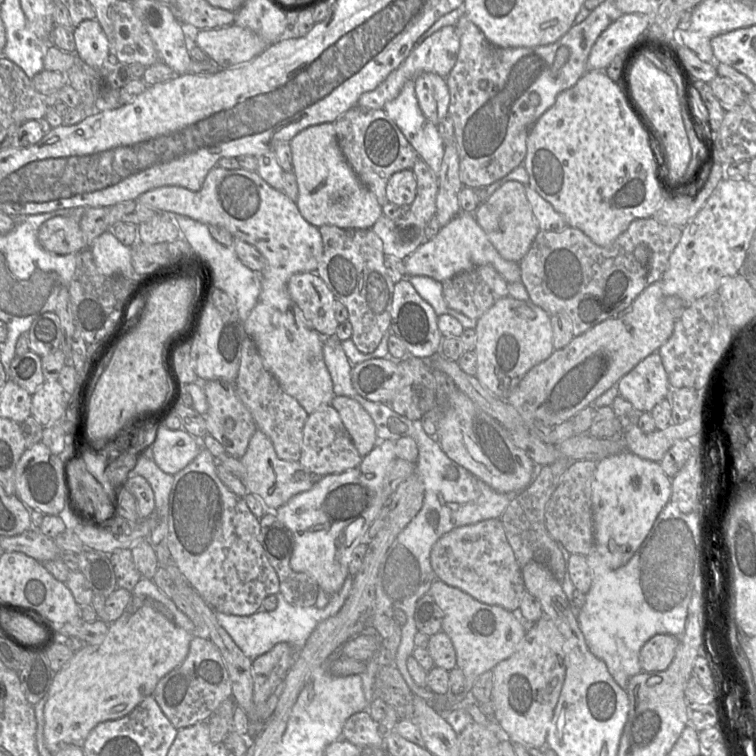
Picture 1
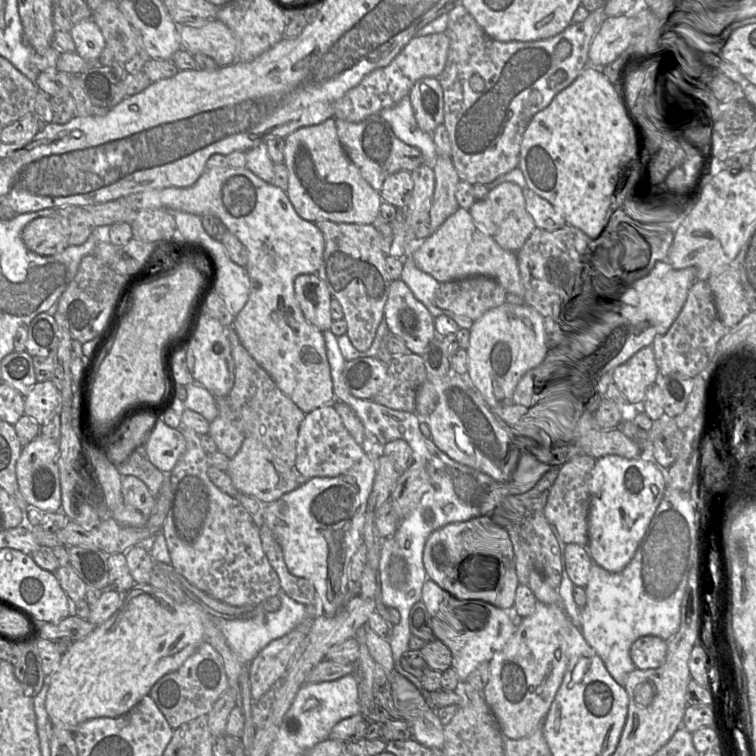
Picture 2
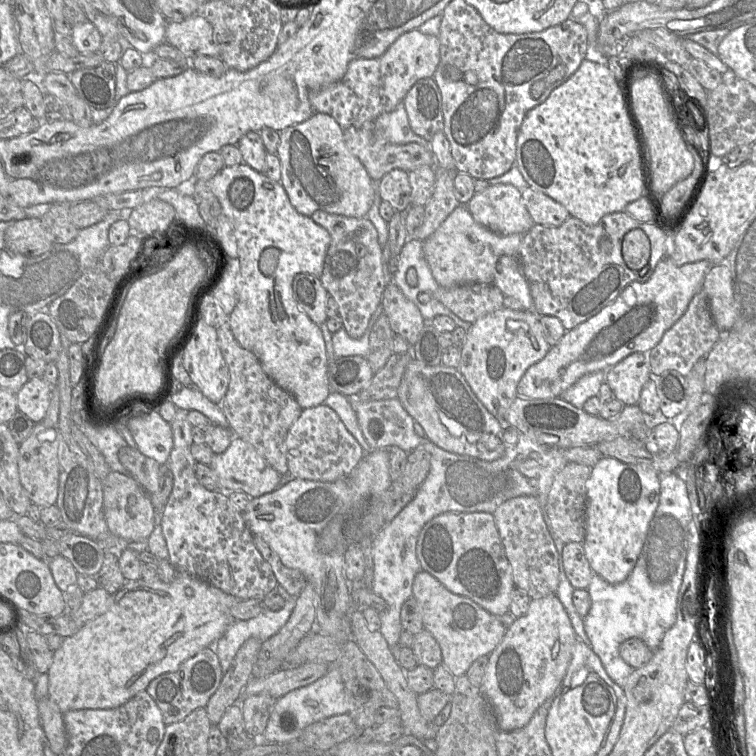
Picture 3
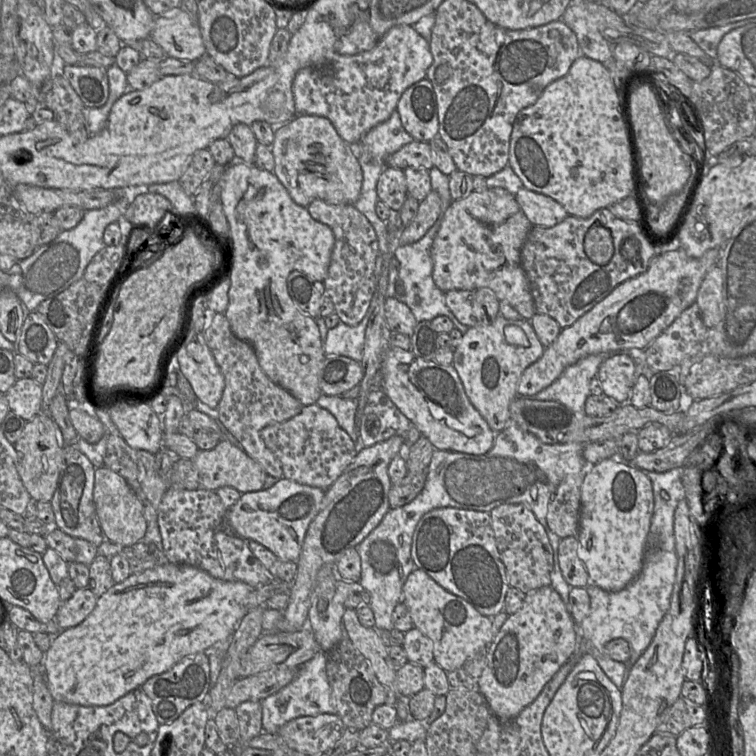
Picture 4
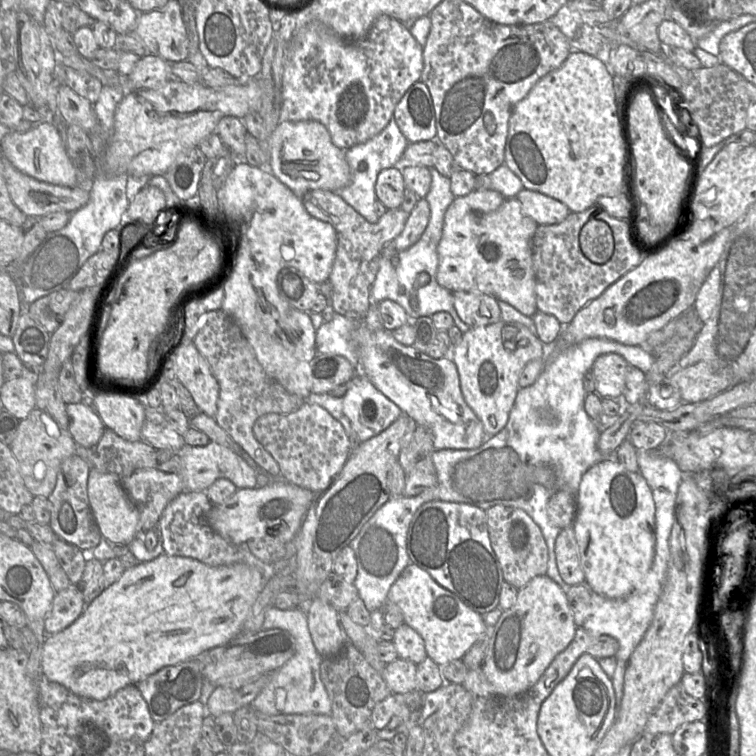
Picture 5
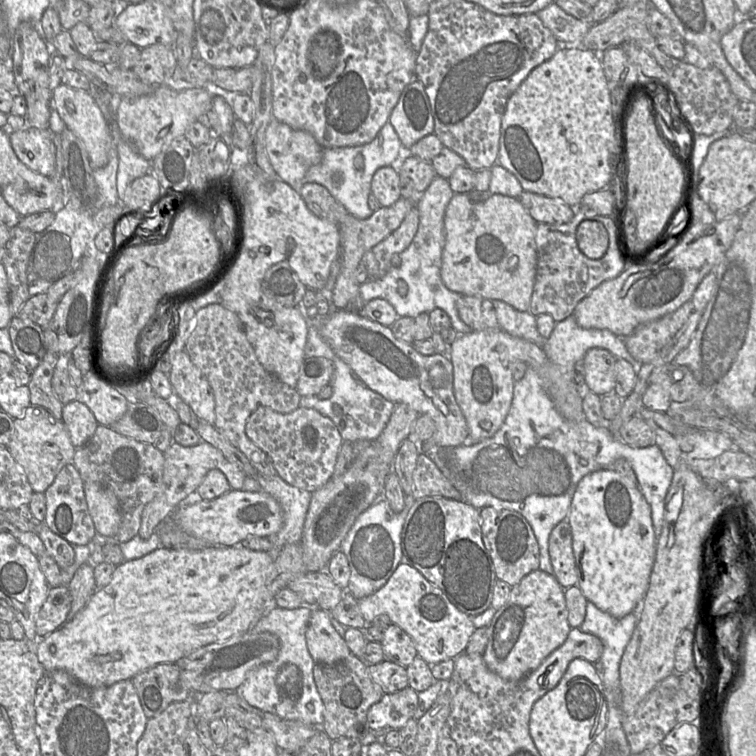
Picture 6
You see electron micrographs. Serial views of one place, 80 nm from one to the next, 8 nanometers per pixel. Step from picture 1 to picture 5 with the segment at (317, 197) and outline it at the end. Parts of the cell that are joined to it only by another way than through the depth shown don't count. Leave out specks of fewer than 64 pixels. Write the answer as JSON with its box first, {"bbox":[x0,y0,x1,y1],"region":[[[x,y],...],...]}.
{"bbox":[267,120,351,198],"region":[[[281,120],[267,139],[268,170],[302,198],[308,191],[339,191],[349,184],[351,169],[344,150],[335,146],[328,129],[315,120]]]}

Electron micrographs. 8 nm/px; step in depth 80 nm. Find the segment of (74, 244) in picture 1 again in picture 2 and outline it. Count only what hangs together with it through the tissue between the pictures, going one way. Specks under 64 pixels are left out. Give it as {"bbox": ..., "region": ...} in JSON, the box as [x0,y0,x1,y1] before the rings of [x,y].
{"bbox":[21,217,68,255],"region":[[[38,217],[21,232],[26,248],[38,255],[53,255],[68,245],[68,235],[61,223],[52,217]]]}

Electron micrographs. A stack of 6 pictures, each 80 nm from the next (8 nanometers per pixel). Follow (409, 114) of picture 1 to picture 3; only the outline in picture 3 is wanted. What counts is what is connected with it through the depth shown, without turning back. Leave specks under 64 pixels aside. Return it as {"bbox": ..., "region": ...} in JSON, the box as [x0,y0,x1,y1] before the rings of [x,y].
{"bbox":[374,102,430,148],"region":[[[403,102],[399,103],[394,110],[378,116],[374,124],[377,134],[392,144],[417,143],[430,148],[430,141],[418,136],[411,129]]]}

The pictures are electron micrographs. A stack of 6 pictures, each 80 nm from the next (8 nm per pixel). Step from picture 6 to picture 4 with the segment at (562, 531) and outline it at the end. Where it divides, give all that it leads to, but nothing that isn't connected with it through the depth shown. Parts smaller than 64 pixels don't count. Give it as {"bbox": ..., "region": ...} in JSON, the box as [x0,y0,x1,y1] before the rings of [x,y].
{"bbox":[558,536,590,587],"region":[[[576,536],[560,540],[558,561],[563,578],[572,587],[587,587],[590,583],[588,572],[579,558],[579,542]]]}

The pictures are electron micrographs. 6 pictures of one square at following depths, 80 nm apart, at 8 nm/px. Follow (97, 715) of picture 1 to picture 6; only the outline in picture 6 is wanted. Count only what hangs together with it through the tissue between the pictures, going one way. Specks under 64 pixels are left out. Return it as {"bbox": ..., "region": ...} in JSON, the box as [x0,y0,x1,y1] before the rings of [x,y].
{"bbox":[37,545,276,688],"region":[[[240,545],[210,546],[201,550],[159,547],[141,558],[124,561],[116,566],[110,583],[98,588],[75,616],[69,618],[59,629],[40,639],[37,646],[38,660],[46,672],[65,671],[79,683],[92,688],[106,687],[121,680],[132,679],[137,673],[160,663],[175,663],[203,646],[221,643],[249,631],[272,607],[276,606],[275,599],[272,600],[266,588],[266,579],[271,572],[273,562],[274,554],[253,551]]]}

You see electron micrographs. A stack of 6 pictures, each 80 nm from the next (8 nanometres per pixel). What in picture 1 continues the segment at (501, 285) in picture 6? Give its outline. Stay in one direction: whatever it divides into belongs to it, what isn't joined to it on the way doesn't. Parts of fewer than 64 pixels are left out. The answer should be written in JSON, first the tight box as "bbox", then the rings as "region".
{"bbox":[405,212,521,282],"region":[[[461,212],[430,240],[426,240],[405,260],[405,275],[427,276],[443,282],[448,278],[479,265],[491,265],[508,282],[521,281],[519,263],[505,260],[478,225],[474,214]]]}

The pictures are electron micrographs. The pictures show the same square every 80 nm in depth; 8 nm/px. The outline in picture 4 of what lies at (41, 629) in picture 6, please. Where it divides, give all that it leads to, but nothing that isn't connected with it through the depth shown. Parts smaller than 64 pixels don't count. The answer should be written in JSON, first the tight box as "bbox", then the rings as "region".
{"bbox":[54,588,98,630],"region":[[[77,588],[72,596],[60,605],[54,617],[59,628],[64,630],[83,622],[94,610],[98,598],[90,588]]]}

